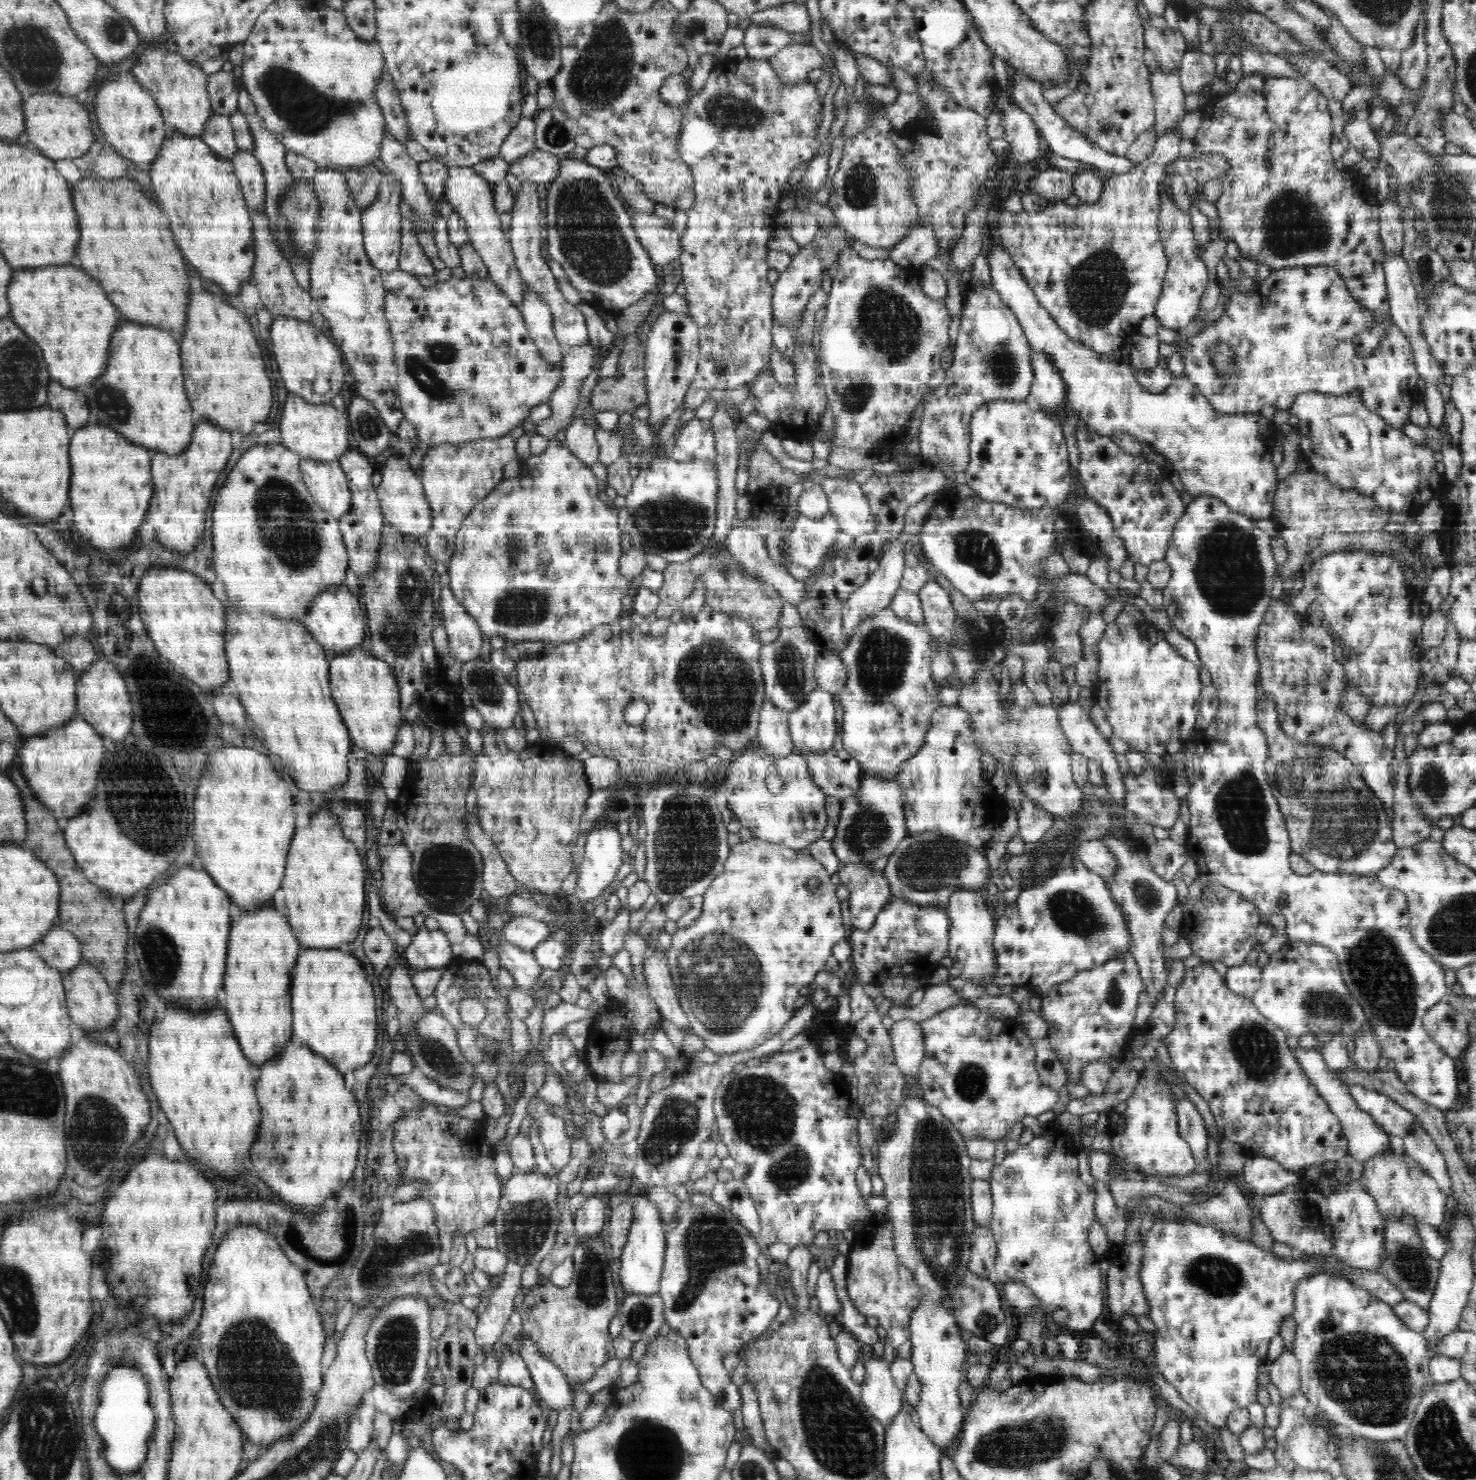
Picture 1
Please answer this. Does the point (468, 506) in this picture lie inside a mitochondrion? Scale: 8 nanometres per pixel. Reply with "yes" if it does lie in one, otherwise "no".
no

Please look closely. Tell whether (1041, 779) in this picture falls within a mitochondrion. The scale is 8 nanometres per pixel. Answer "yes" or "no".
yes

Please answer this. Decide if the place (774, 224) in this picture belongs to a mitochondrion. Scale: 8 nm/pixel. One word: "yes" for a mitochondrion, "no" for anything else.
no

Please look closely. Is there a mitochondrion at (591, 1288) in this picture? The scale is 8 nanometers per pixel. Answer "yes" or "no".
yes

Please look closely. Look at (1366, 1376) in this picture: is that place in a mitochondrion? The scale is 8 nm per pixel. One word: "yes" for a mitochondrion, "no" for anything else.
yes

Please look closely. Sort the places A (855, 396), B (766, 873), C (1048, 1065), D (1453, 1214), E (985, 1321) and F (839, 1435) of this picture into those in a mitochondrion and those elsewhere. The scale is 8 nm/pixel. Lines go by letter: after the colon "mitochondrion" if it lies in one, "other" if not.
A: mitochondrion
B: other
C: other
D: other
E: mitochondrion
F: mitochondrion

